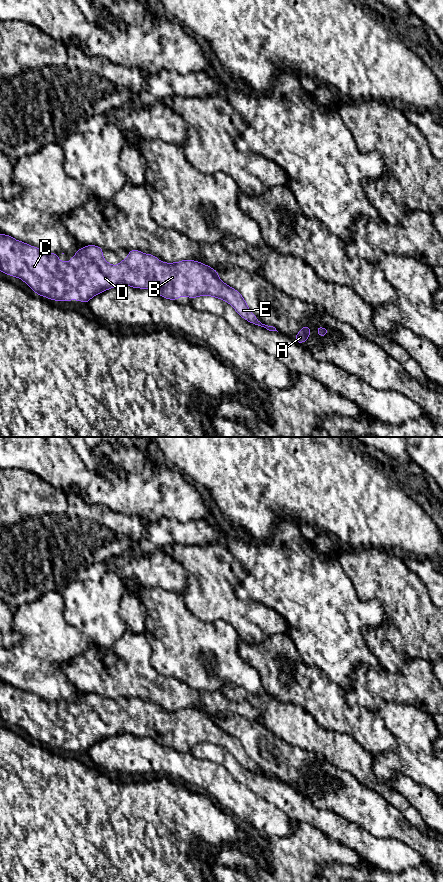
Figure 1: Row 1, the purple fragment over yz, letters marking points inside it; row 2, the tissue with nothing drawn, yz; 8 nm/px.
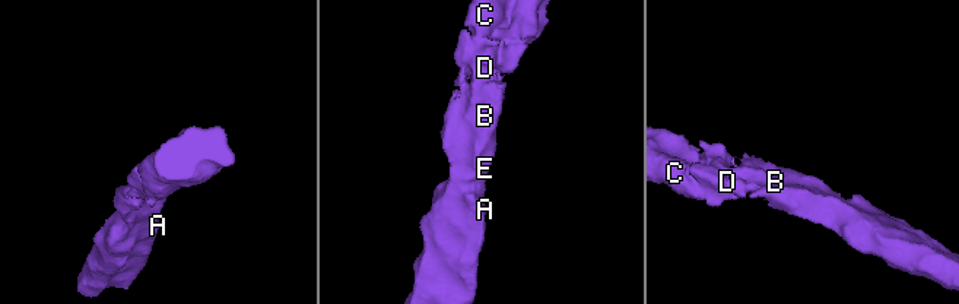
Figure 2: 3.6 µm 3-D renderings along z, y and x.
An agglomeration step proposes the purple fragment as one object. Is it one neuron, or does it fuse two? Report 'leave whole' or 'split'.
leave whole

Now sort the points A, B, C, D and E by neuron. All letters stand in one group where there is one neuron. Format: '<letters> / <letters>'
A B C D E

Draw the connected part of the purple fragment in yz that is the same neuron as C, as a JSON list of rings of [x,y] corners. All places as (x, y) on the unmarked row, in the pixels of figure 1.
[[[0,682],[0,718],[6,723],[22,727],[37,743],[61,750],[81,748],[83,752],[89,751],[93,744],[119,732],[140,737],[148,735],[161,745],[174,749],[185,742],[189,747],[209,743],[231,752],[237,761],[250,771],[269,779],[277,779],[275,775],[262,772],[256,766],[242,743],[219,727],[216,717],[194,708],[162,711],[152,702],[144,703],[139,698],[129,698],[128,706],[125,709],[119,708],[119,714],[114,715],[102,706],[103,699],[99,694],[87,693],[80,696],[70,710],[59,710],[59,701],[46,701],[9,683]]]

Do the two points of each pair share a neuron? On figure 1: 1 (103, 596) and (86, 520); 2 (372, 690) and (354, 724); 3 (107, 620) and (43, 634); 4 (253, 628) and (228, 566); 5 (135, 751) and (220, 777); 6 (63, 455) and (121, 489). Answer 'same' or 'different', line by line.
1: different
2: different
3: different
4: same
5: same
6: same

